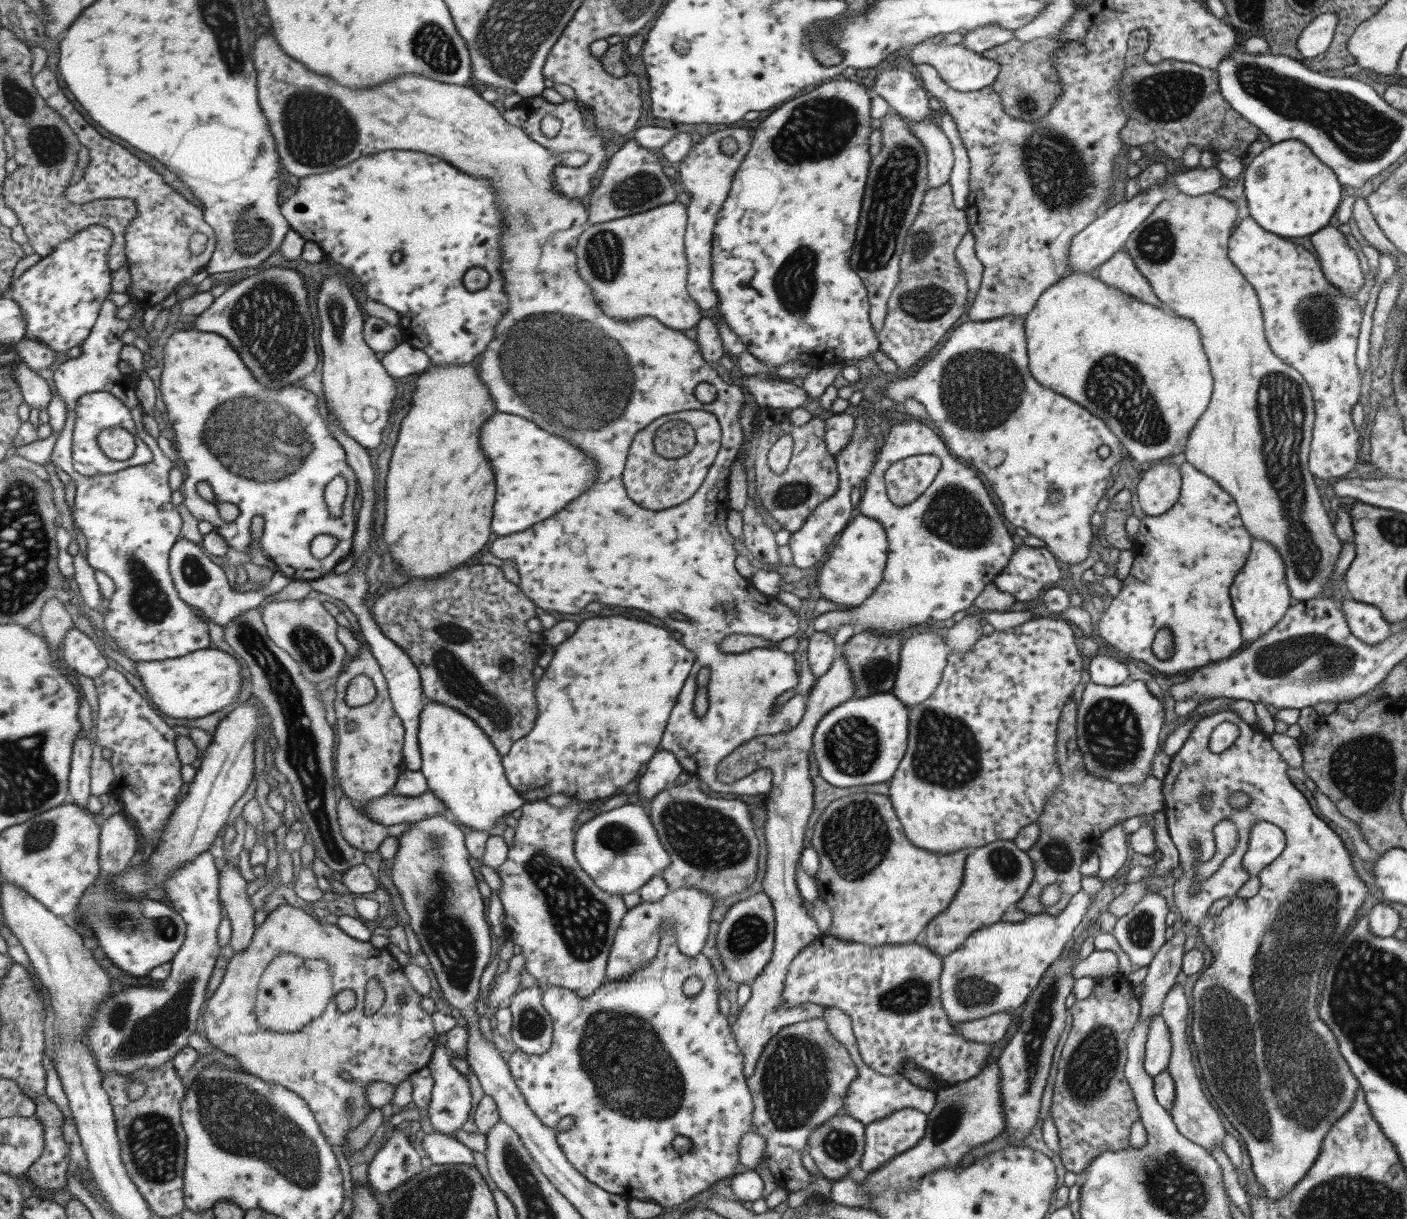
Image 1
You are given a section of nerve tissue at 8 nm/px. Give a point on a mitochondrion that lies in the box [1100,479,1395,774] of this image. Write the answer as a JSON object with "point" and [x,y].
{"point":[1319,659]}

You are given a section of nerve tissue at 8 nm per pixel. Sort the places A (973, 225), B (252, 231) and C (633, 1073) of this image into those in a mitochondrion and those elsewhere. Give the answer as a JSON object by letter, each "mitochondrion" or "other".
{"A":"other","B":"mitochondrion","C":"mitochondrion"}

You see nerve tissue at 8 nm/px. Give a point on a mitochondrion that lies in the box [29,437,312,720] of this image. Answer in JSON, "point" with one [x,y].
{"point":[145,597]}

